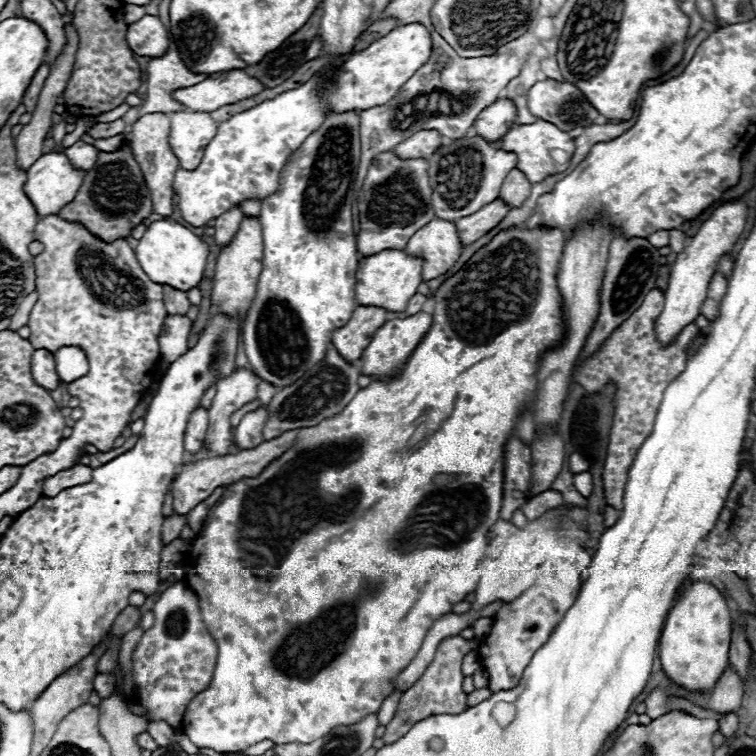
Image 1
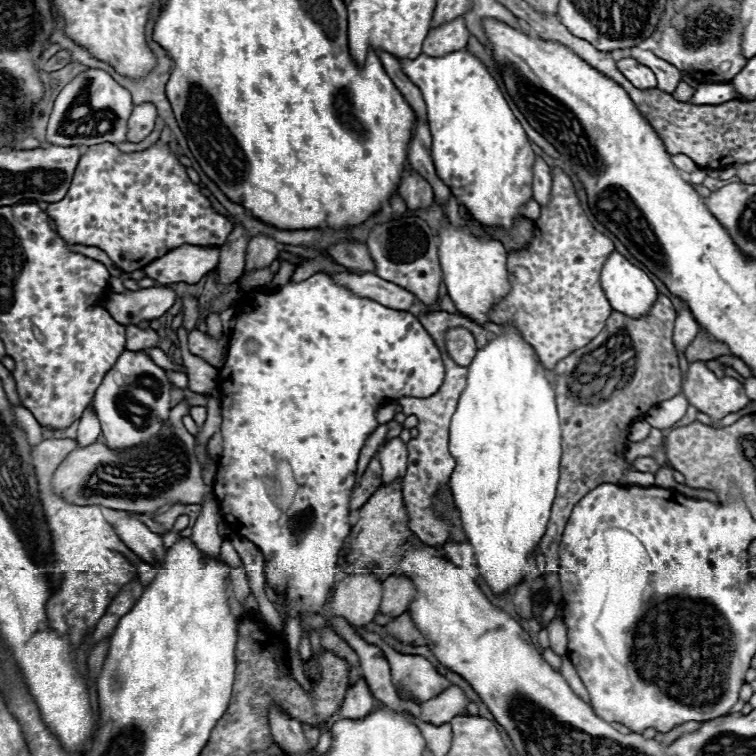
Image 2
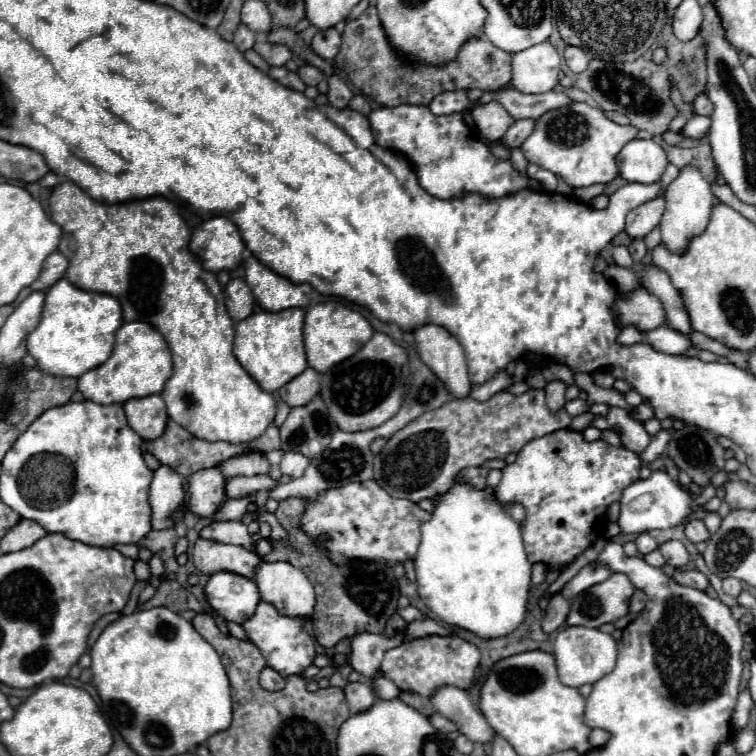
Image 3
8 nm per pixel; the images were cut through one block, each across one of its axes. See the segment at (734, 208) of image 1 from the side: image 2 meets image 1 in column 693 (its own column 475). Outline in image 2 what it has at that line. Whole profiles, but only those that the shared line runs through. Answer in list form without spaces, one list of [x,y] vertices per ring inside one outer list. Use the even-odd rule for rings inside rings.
[[[446,224],[440,232],[438,250],[444,282],[456,310],[478,324],[488,324],[490,310],[510,294],[506,268],[508,252],[504,250],[504,246],[498,240],[482,240],[466,230],[456,230],[452,224]]]

